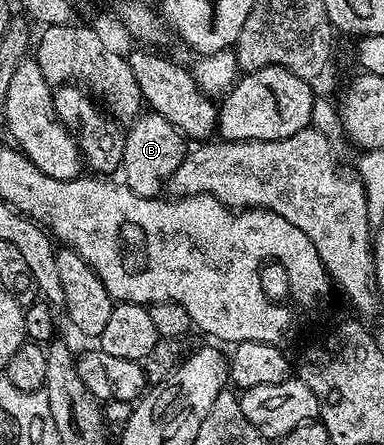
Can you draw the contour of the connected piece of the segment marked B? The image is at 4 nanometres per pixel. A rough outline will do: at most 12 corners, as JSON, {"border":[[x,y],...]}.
{"border":[[152,111],[125,133],[123,184],[157,197],[187,152],[186,136]]}

